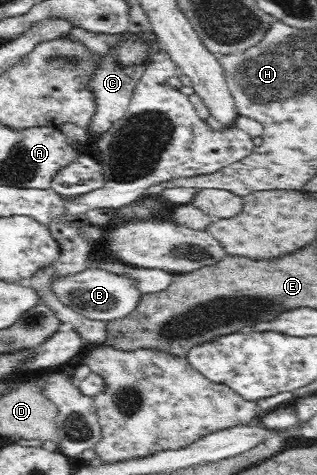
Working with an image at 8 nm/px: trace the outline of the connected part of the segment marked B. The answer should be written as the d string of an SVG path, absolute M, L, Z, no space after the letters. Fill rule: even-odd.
M90 267L84 271L62 272L61 274L55 272L46 284L62 304L88 319L105 322L128 315L136 307L141 297L135 289L135 282L132 279Z

